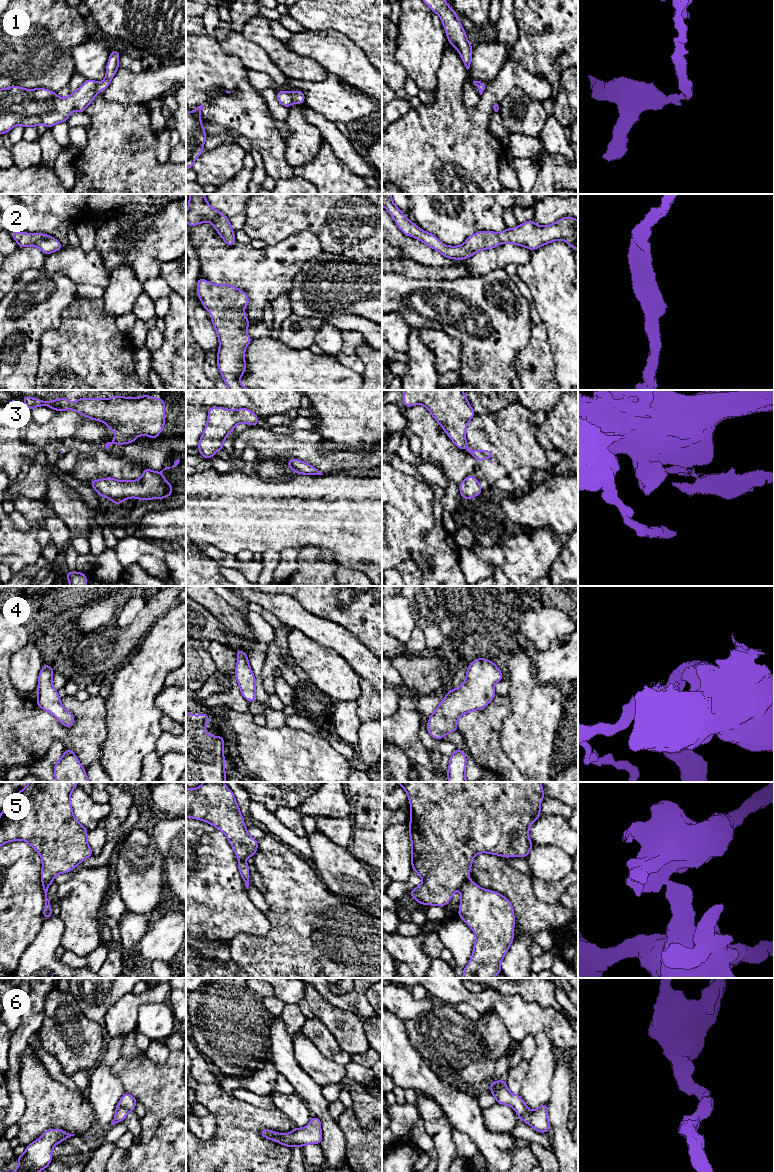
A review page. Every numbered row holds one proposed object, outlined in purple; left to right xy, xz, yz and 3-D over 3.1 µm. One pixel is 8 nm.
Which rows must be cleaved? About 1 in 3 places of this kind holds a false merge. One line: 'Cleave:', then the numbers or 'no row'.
Cleave: 3, 5

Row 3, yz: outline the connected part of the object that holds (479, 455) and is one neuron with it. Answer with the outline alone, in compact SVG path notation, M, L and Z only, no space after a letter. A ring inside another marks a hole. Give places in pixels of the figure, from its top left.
M466 444L465 449L475 458L476 461L484 461L486 458L492 458L492 451L491 450L471 450Z

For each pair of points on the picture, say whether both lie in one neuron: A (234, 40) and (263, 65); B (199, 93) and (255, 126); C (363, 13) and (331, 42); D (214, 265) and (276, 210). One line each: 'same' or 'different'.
A: same
B: same
C: different
D: different

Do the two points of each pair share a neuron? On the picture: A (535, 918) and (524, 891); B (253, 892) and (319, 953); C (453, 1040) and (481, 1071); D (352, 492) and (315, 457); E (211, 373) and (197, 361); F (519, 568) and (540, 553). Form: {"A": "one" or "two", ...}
{"A": "one", "B": "two", "C": "two", "D": "two", "E": "two", "F": "one"}

